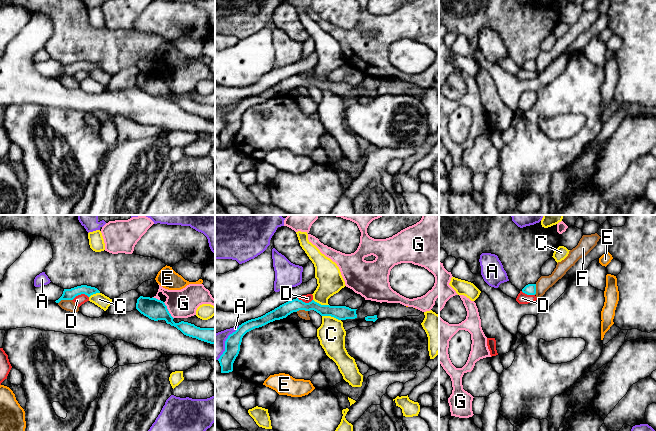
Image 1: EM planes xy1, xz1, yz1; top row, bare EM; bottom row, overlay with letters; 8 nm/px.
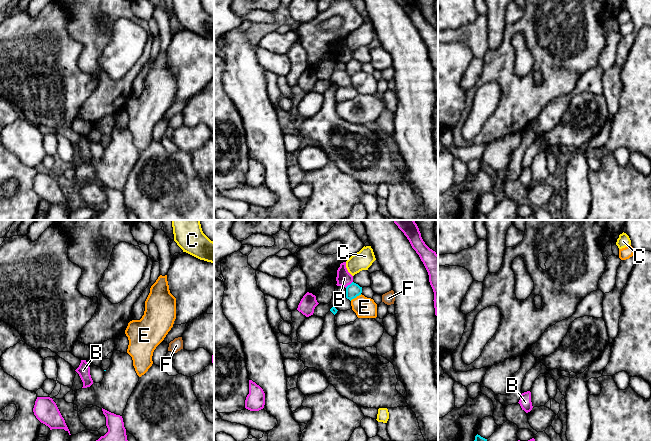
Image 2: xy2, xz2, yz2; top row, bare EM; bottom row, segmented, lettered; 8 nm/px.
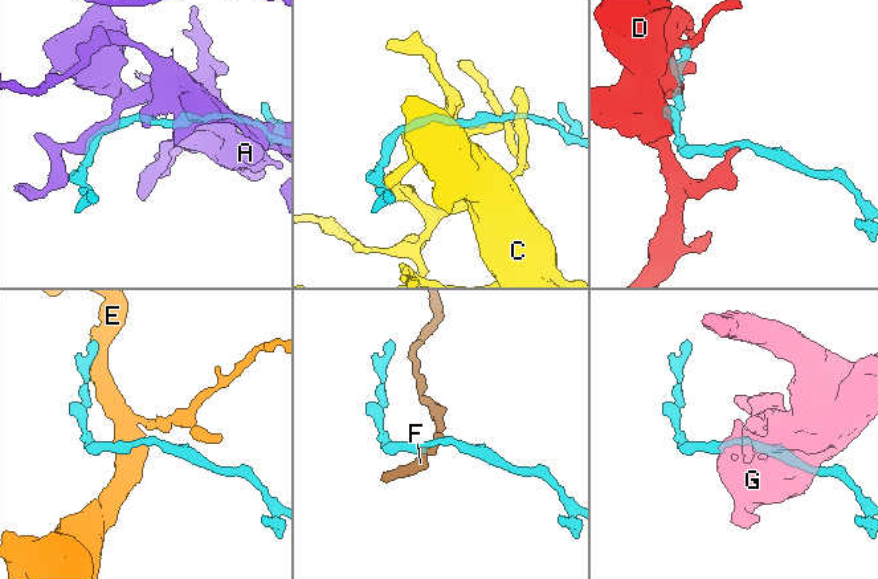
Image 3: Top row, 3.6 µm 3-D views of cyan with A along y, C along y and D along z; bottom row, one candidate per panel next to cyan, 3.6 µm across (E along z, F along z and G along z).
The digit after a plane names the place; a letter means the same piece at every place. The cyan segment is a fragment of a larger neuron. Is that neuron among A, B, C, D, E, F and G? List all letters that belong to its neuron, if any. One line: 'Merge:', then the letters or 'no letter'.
Merge: no letter

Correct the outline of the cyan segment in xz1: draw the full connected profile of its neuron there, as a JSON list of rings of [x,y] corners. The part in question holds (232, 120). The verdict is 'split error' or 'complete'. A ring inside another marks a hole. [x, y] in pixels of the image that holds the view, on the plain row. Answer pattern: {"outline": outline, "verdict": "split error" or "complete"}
{"outline": [[[298,74],[288,77],[261,93],[242,99],[235,108],[228,112],[225,117],[225,127],[218,135],[221,142],[221,149],[229,149],[233,147],[233,139],[239,130],[242,114],[247,108],[262,103],[275,96],[286,94],[291,89],[299,86],[314,86],[321,92],[331,92],[338,96],[357,94],[357,85],[351,85],[346,82],[321,81],[314,76],[305,79]]], "verdict": "complete"}

